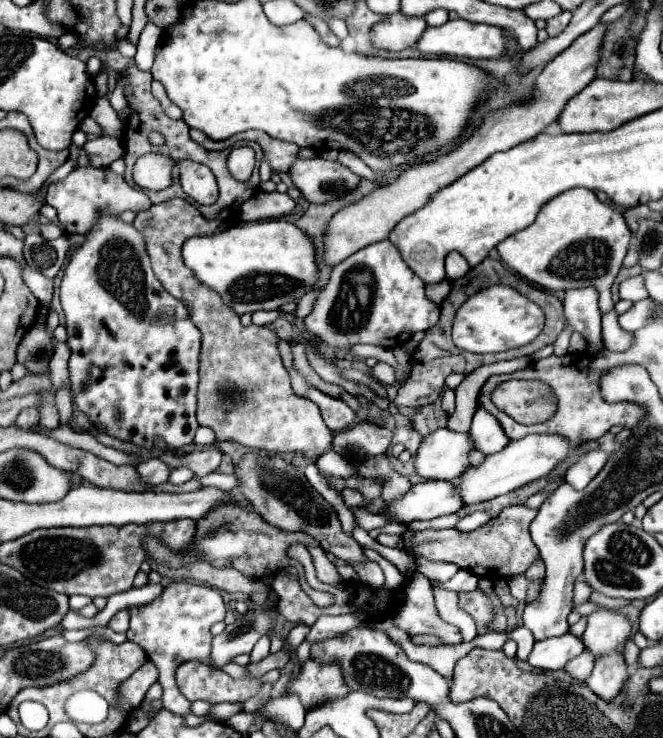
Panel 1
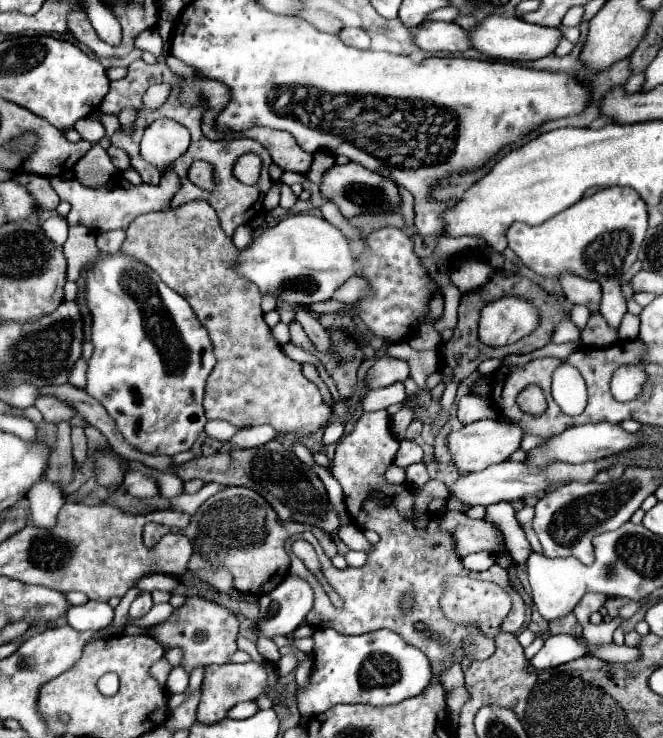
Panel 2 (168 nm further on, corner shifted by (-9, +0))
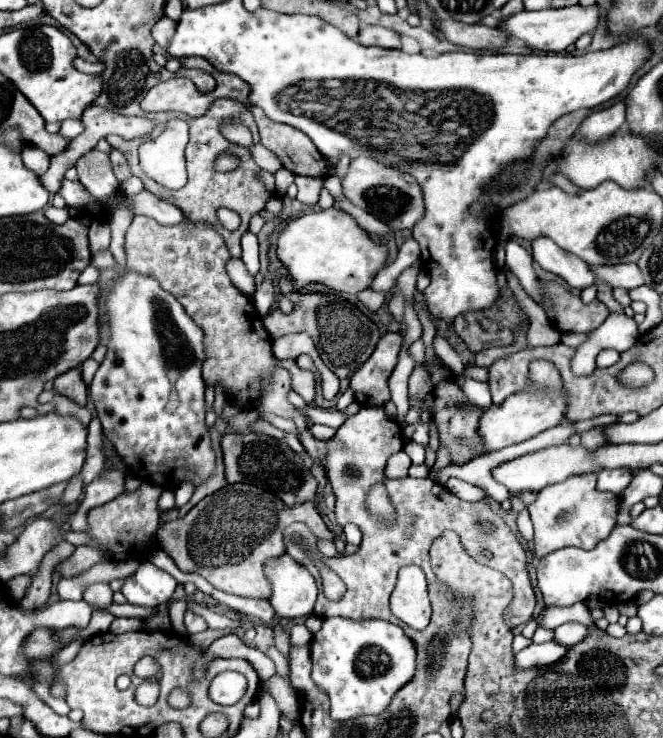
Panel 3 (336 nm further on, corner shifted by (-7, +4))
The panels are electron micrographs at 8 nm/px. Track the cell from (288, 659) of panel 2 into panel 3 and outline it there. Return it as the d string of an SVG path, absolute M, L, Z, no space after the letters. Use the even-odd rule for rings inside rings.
M272 675L268 679L270 685L270 695L276 699L276 705L282 713L286 713L290 719L298 719L300 715L300 697L294 691L294 687L290 685L290 681L286 677L280 675Z

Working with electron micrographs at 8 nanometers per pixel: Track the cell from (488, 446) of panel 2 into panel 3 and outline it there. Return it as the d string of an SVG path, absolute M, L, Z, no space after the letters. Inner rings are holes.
M532 361L530 363L530 379L536 381L538 385L546 387L546 391L538 393L538 395L516 393L516 395L510 395L502 405L490 405L488 409L484 409L484 413L480 417L480 425L478 425L478 435L480 435L480 441L482 441L486 453L494 453L508 445L526 441L526 439L530 439L550 427L556 427L558 423L564 421L566 403L564 403L564 397L560 395L562 381L560 381L558 369L548 361Z

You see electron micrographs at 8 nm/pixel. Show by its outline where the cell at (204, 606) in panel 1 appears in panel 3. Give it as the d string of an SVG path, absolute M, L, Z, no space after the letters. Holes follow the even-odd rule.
M186 611L186 619L184 619L184 623L186 623L186 629L188 629L190 635L194 635L194 633L202 633L202 631L208 629L206 621L200 619L200 617L196 617L196 615L190 613L190 611Z

